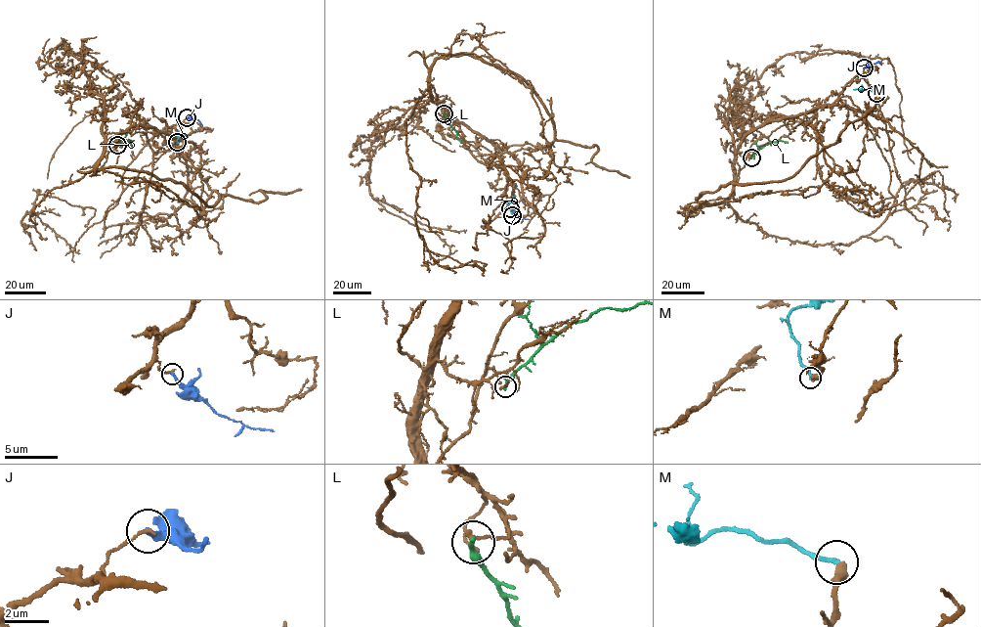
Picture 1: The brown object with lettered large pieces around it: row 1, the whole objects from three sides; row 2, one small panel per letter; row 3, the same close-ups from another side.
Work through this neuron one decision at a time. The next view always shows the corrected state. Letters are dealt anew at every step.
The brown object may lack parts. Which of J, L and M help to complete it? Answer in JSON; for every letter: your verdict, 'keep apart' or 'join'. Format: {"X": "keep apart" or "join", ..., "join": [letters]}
{"J": "keep apart", "L": "keep apart", "M": "keep apart", "join": []}

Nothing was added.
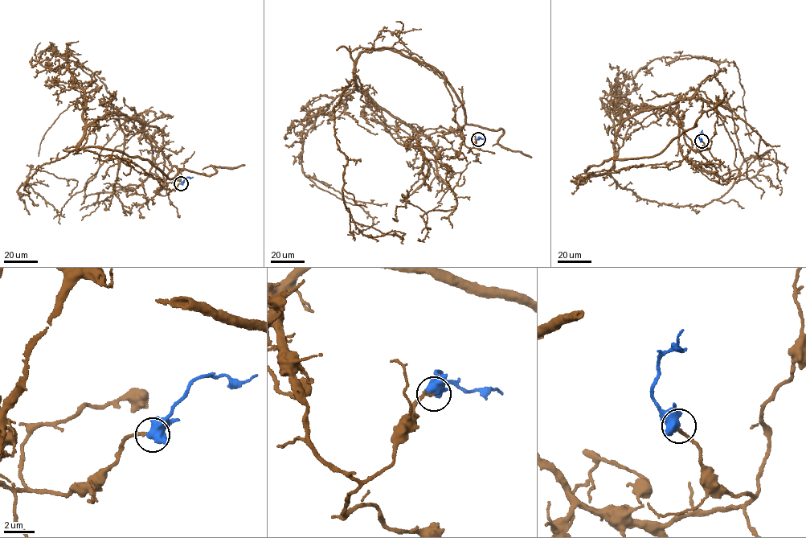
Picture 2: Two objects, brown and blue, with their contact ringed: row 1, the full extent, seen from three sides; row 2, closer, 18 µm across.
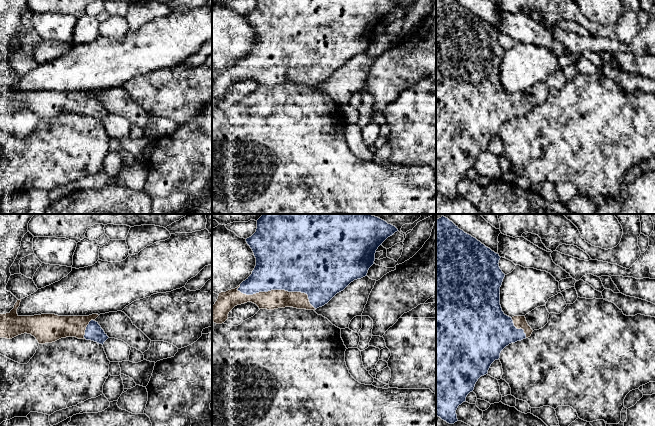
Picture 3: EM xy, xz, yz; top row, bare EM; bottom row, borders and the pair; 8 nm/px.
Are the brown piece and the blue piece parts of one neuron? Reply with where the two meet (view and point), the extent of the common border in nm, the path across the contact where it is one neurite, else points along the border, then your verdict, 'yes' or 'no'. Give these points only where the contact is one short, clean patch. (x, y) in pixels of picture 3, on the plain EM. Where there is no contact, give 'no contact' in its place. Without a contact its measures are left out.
xz (279, 66) | 650 nm | yes

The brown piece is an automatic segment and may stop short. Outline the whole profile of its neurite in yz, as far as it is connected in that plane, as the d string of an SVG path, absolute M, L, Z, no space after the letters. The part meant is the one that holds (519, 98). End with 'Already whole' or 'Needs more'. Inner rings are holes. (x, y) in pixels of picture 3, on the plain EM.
M436 0L436 192L449 200L458 197L456 186L466 177L481 152L511 119L531 112L525 92L509 93L500 81L500 63L505 50L499 43L499 30L455 0Z. Needs more

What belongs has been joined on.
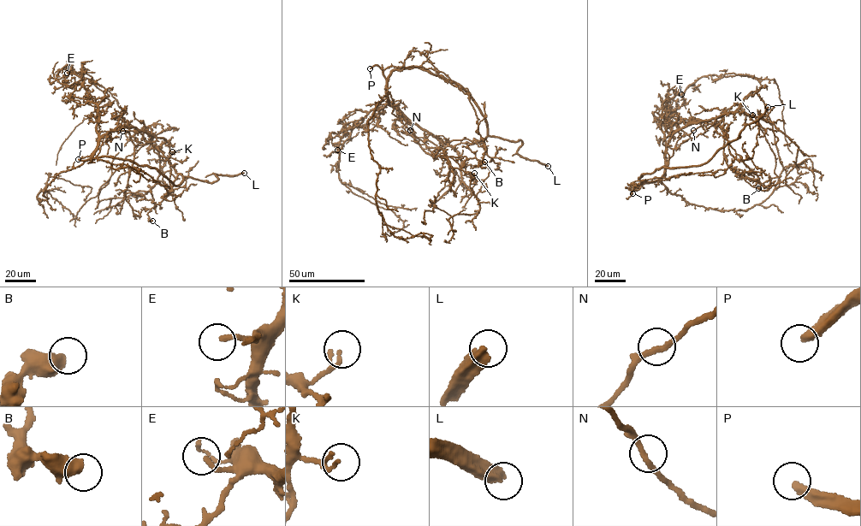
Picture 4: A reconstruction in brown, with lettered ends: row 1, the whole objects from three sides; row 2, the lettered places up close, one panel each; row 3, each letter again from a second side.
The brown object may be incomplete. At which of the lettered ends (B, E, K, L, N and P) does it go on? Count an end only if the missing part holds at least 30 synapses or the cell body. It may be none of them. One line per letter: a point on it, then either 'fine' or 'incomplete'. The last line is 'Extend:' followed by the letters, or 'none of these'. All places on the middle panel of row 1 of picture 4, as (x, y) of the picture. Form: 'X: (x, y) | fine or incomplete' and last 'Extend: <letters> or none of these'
B: (484, 162) | fine
E: (337, 150) | incomplete
K: (474, 173) | fine
L: (548, 166) | incomplete
N: (410, 130) | fine
P: (370, 68) | incomplete
Extend: E, L, P

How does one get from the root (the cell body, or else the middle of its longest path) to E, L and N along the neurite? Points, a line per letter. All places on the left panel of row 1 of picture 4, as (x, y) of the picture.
E: (97, 128), (97, 104), (88, 99), (82, 78), (67, 73)
L: (97, 128), (101, 137), (124, 126), (154, 136), (153, 151), (184, 176), (212, 182), (213, 174), (244, 173)
N: (97, 128), (101, 137), (128, 122), (137, 132), (122, 131)

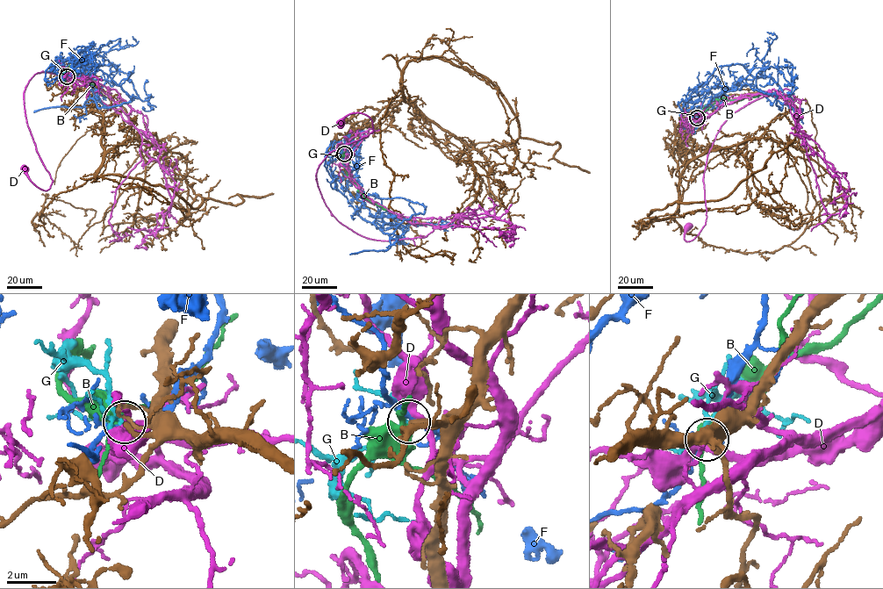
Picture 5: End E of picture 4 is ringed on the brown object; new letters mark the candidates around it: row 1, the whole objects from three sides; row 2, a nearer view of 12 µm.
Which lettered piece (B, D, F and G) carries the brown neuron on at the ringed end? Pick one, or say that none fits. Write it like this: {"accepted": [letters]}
{"accepted": ["G"]}

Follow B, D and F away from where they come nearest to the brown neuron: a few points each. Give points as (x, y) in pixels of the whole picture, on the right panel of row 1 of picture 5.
B: (698, 117), (724, 97), (741, 100), (761, 94)
D: (697, 118), (760, 93), (800, 101), (785, 89), (722, 125), (704, 173), (705, 225), (689, 241), (687, 227)
F: (697, 118), (706, 91), (720, 80), (730, 88), (765, 75), (790, 105), (802, 110), (799, 130)

